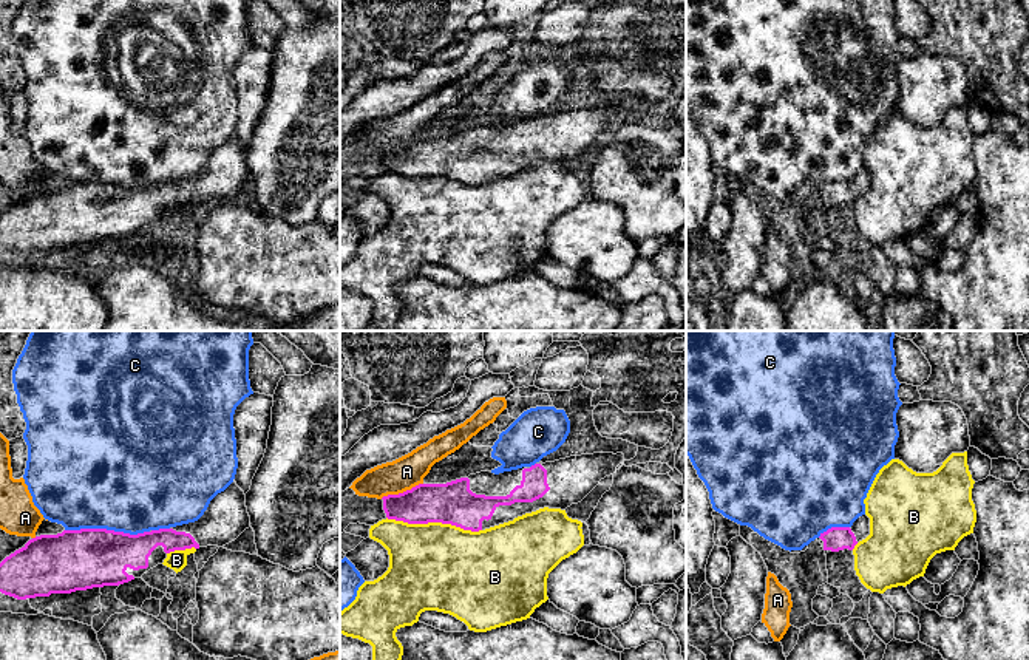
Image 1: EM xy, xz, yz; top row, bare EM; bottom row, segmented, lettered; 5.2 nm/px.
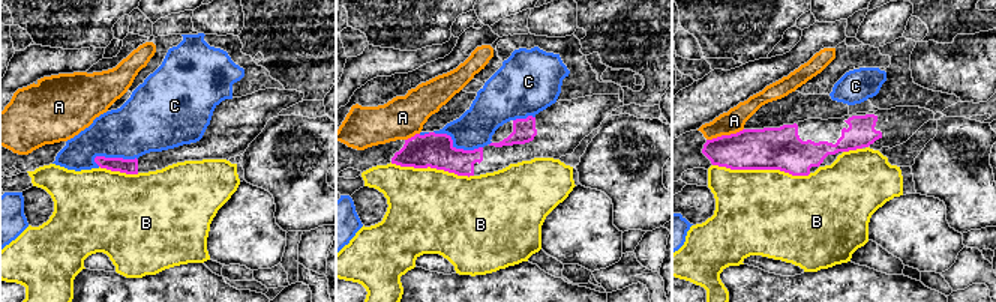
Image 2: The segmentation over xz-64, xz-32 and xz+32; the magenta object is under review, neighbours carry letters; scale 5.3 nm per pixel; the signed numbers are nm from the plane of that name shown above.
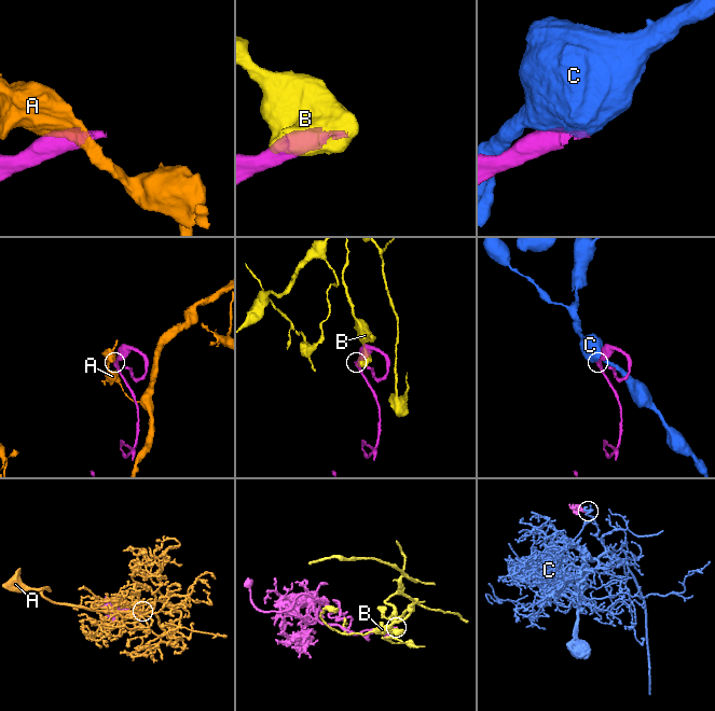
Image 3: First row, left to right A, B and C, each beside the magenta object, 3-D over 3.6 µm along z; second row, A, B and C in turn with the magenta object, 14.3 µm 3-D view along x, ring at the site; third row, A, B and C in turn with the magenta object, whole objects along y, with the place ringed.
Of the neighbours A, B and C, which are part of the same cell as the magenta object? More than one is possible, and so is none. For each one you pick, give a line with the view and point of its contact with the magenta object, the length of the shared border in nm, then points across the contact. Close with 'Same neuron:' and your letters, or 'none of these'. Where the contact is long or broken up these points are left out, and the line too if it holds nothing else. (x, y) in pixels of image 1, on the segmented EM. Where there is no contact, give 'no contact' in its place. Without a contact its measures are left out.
Same neuron: none of these

